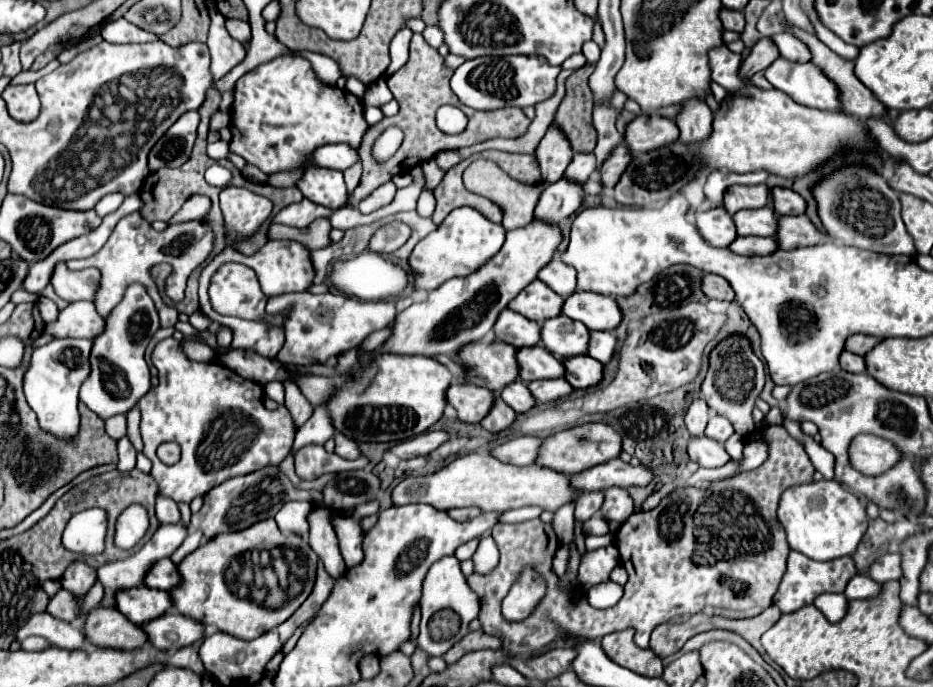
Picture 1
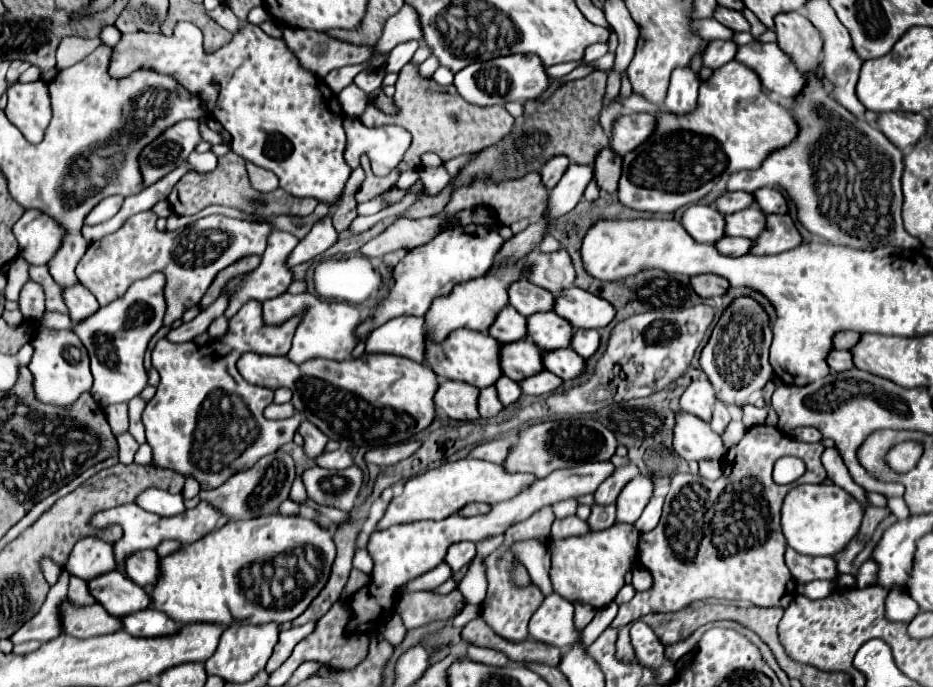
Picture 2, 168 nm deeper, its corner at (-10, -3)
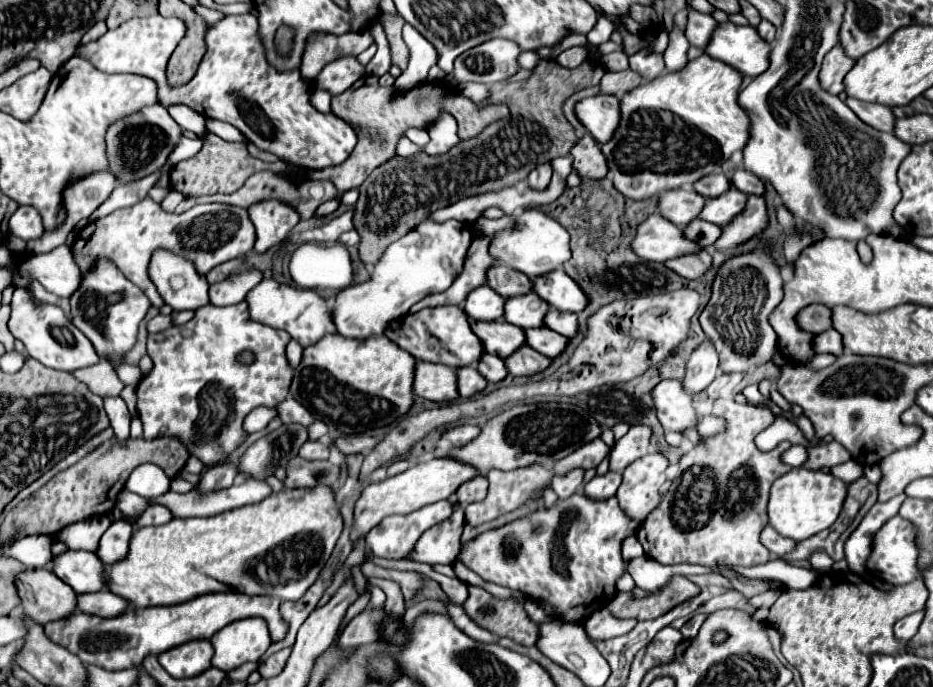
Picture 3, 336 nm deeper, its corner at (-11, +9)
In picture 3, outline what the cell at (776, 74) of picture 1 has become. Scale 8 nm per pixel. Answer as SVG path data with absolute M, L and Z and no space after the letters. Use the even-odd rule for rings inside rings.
M724 22L716 28L704 52L734 66L742 74L756 78L768 70L770 50L772 44L762 40L756 28Z

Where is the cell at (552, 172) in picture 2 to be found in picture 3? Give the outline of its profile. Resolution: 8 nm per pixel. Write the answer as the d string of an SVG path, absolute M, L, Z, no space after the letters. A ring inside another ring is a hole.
M548 162L548 164L536 166L536 168L530 172L528 180L530 180L530 186L532 186L532 188L546 188L548 182L550 182L550 176L552 176L552 164Z

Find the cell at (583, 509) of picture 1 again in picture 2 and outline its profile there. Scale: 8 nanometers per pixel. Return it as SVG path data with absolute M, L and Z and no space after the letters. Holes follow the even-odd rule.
M629 460L627 464L615 468L615 472L603 480L595 492L595 504L613 504L619 496L619 492L623 490L623 486L635 478L639 474L639 468Z

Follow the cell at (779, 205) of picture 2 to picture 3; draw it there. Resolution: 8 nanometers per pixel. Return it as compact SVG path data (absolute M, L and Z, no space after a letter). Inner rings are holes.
M738 170L734 176L732 176L732 184L746 192L746 194L758 194L758 196L764 196L766 194L766 186L762 180L758 180L754 174L746 172L746 170Z

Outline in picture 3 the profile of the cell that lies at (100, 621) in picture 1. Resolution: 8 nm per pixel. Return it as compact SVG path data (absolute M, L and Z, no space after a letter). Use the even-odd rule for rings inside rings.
M28 570L16 578L24 612L36 624L64 620L76 612L78 594L64 584L52 570Z

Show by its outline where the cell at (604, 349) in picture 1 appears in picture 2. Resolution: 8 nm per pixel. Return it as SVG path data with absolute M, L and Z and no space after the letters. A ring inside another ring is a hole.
M573 328L571 348L573 348L581 358L589 358L589 356L595 354L595 350L599 348L599 332L597 332L597 330Z

